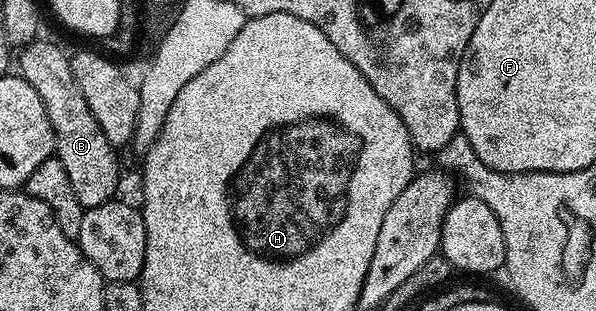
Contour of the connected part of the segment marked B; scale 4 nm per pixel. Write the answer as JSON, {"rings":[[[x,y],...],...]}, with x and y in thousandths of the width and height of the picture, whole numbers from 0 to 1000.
{"rings":[[[74,122],[40,145],[34,167],[32,241],[52,264],[79,354],[79,379],[89,408],[92,511],[106,521],[106,547],[112,547],[112,572],[119,572],[119,611],[126,611],[126,637],[133,637],[141,672],[158,669],[191,640],[198,627],[196,588],[203,579],[203,540],[196,531],[198,479],[180,457],[180,431],[173,431],[159,367],[153,367],[146,315],[133,302],[133,277],[122,248],[112,167],[109,180],[99,145],[81,141]]]}

